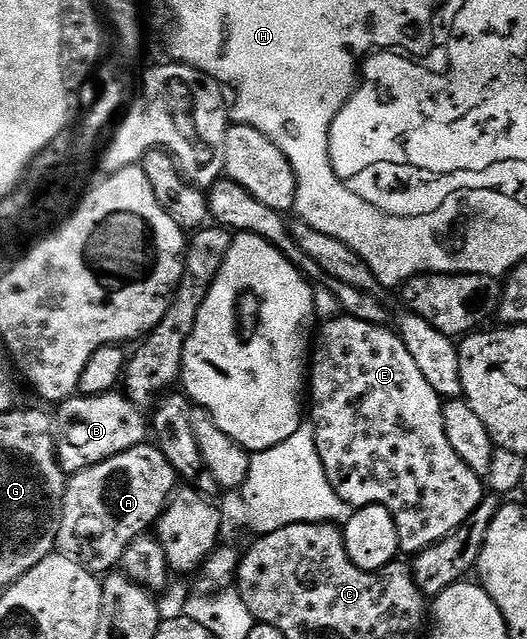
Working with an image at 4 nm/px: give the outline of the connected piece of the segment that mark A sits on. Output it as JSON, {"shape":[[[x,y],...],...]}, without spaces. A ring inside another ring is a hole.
{"shape":[[[151,442],[138,444],[135,448],[74,473],[66,481],[63,508],[59,511],[59,533],[55,536],[58,551],[84,564],[90,572],[110,573],[114,569],[111,567],[114,564],[116,567],[122,561],[125,546],[129,546],[133,538],[144,535],[158,521],[176,491],[177,477],[173,466],[169,466],[169,458],[165,458],[165,454],[161,454],[161,450]]]}

